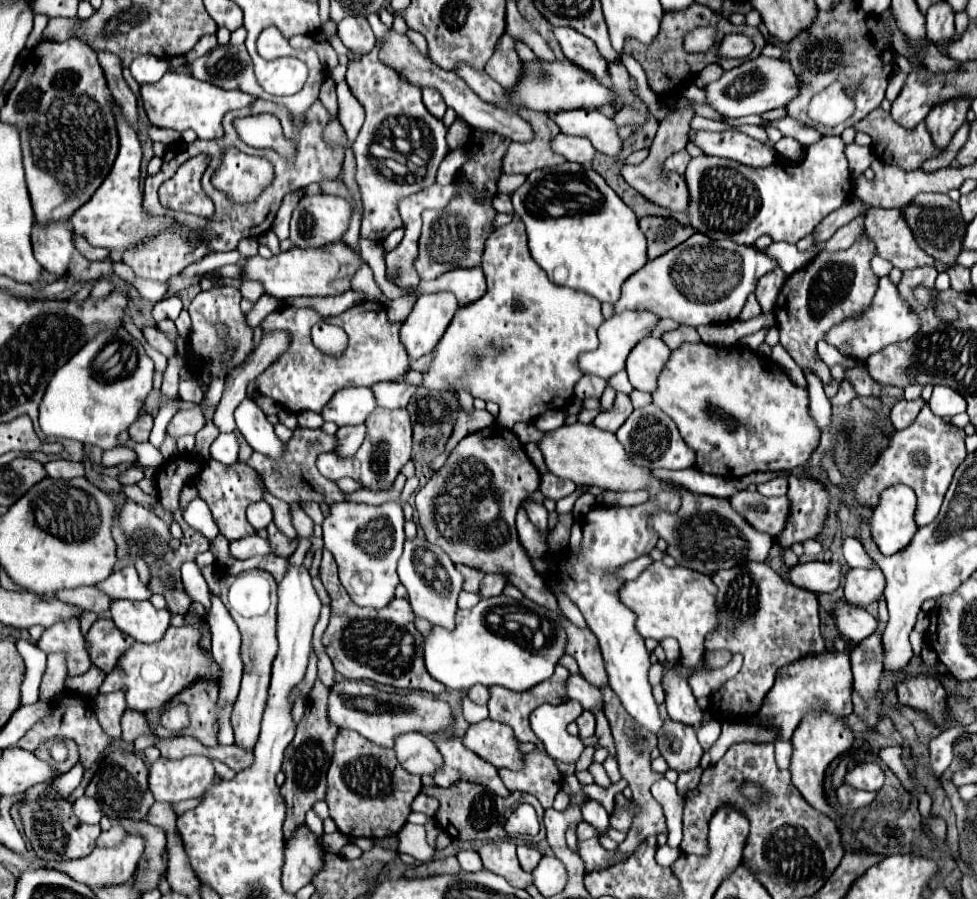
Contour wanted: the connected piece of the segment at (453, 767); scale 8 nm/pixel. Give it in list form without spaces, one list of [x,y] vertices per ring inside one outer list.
[[[431,735],[431,741],[437,743],[441,755],[443,755],[443,767],[433,775],[435,783],[439,787],[451,787],[459,781],[469,781],[487,787],[499,797],[509,797],[511,793],[507,787],[503,787],[503,781],[497,775],[497,769],[479,759],[473,751],[467,751],[459,737],[449,739],[443,735]]]

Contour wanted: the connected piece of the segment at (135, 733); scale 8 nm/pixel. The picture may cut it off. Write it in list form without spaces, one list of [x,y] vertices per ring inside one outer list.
[[[125,709],[123,717],[121,717],[121,729],[123,729],[121,739],[125,743],[133,743],[141,735],[155,735],[153,729],[149,727],[147,719],[145,719],[145,713],[133,711],[133,709]]]

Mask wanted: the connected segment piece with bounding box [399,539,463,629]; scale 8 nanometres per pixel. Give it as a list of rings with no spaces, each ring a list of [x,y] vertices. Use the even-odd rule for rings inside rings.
[[[415,539],[415,541],[407,541],[407,543],[405,543],[403,555],[401,555],[401,559],[399,559],[399,579],[401,579],[401,583],[405,585],[405,589],[407,589],[407,593],[409,593],[409,603],[411,603],[411,607],[413,607],[413,611],[415,611],[417,617],[427,619],[427,621],[433,623],[433,625],[439,625],[439,627],[445,627],[445,629],[453,629],[453,627],[455,627],[455,613],[457,613],[457,595],[459,595],[461,585],[463,585],[463,577],[461,577],[459,571],[455,569],[455,565],[449,561],[449,585],[443,587],[441,593],[437,593],[437,591],[435,591],[431,585],[427,585],[425,579],[423,579],[419,573],[415,573],[415,569],[413,569],[413,553],[415,553],[417,547],[423,547],[423,549],[433,551],[435,557],[437,557],[437,561],[443,565],[443,553],[441,553],[437,547],[431,547],[427,541]]]

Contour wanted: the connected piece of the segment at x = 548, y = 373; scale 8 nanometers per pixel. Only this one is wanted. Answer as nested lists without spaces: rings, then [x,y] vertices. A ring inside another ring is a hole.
[[[519,217],[489,235],[481,266],[487,272],[487,293],[479,301],[457,309],[451,325],[433,351],[431,369],[423,379],[425,387],[431,389],[463,389],[483,401],[495,401],[501,407],[497,423],[513,429],[519,421],[529,423],[545,411],[565,409],[572,401],[573,389],[583,377],[577,359],[581,353],[597,347],[597,329],[603,323],[603,315],[595,297],[579,289],[555,285],[547,279],[547,273],[529,253],[525,225]]]

